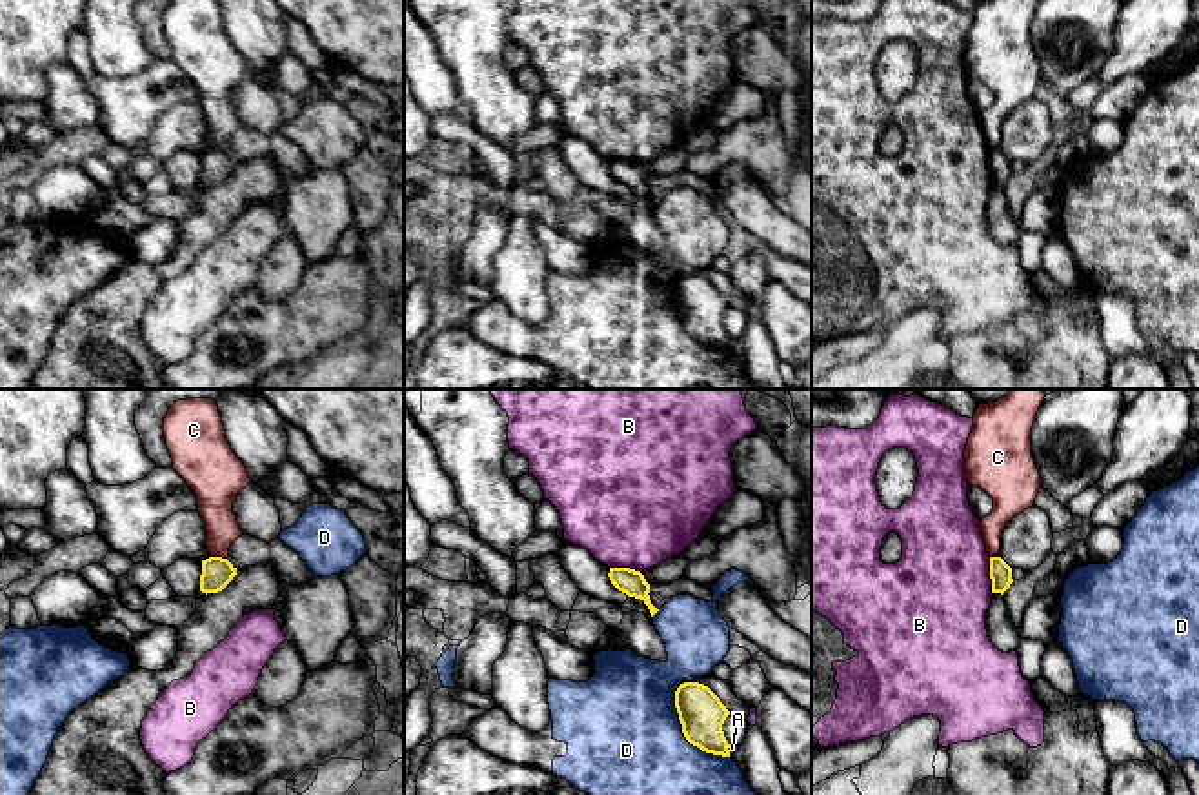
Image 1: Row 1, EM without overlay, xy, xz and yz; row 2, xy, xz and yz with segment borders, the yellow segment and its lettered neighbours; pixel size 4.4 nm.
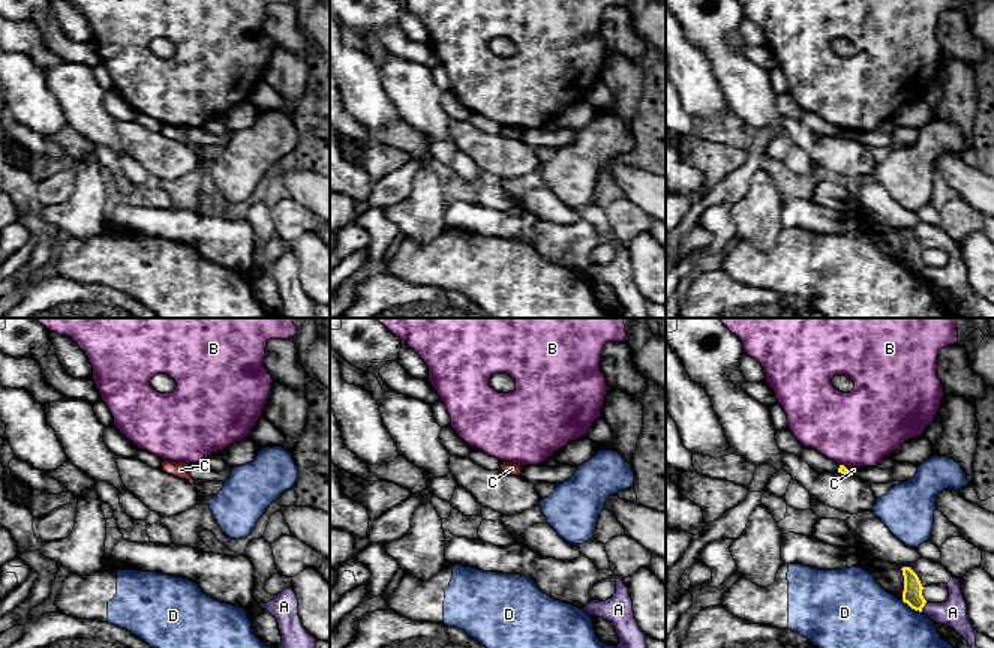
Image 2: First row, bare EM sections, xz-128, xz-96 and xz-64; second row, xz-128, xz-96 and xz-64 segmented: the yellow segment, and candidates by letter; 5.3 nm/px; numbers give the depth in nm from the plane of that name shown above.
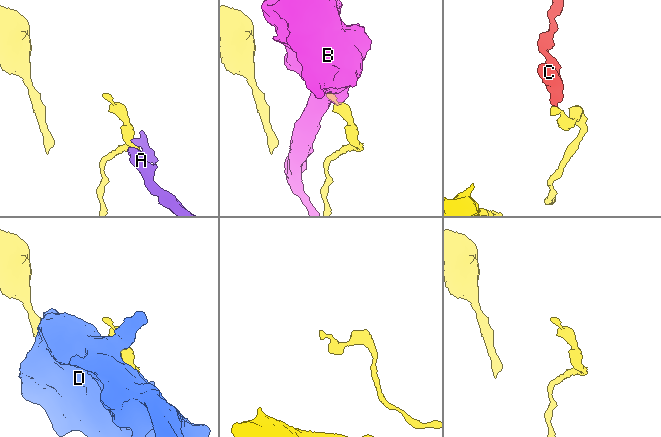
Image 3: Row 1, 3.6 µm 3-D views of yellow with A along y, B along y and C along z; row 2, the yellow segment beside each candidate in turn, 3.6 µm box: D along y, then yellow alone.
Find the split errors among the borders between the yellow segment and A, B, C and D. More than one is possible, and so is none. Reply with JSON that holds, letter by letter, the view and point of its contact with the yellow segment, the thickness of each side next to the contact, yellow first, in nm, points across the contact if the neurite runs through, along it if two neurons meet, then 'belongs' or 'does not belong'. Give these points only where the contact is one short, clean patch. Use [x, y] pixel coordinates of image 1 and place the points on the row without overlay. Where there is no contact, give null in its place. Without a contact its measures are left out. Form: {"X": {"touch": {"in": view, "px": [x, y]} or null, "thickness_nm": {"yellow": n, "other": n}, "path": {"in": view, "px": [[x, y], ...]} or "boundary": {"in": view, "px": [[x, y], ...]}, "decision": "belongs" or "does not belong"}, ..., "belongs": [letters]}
{"A": {"touch": {"in": "xz", "px": [728, 342]}, "thickness_nm": {"yellow": 200, "other": 40}, "boundary": {"in": "xz", "px": [[730, 337], [728, 348]]}, "decision": "does not belong"}, "B": {"touch": {"in": "yz", "px": [990, 168]}, "thickness_nm": {"yellow": 100, "other": 460}, "decision": "does not belong"}, "C": {"touch": {"in": "xy", "px": [219, 150]}, "thickness_nm": {"yellow": 140, "other": 160}, "boundary": {"in": "xy", "px": [[211, 148], [226, 151]]}, "decision": "does not belong"}, "D": {"touch": {"in": "xz", "px": [683, 324]}, "thickness_nm": {"yellow": 200, "other": 500}, "decision": "does not belong"}, "belongs": []}

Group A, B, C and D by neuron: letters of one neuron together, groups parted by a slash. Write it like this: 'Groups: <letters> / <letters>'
Groups: A / B / C / D

